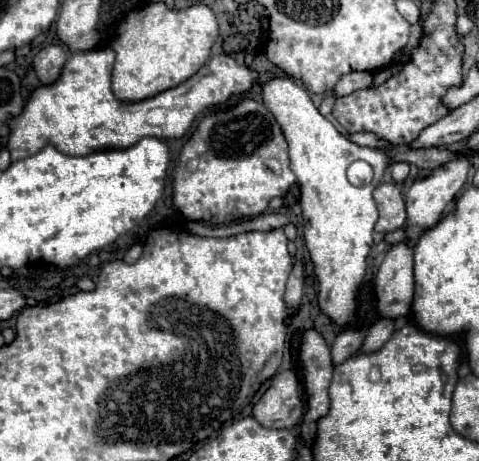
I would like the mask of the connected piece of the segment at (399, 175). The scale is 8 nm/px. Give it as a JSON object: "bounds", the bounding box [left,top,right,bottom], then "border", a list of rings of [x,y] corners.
{"bounds":[391,163,409,183],"border":[[[393,163],[391,165],[391,177],[395,179],[395,183],[403,183],[407,175],[409,175],[409,165],[407,163]]]}

